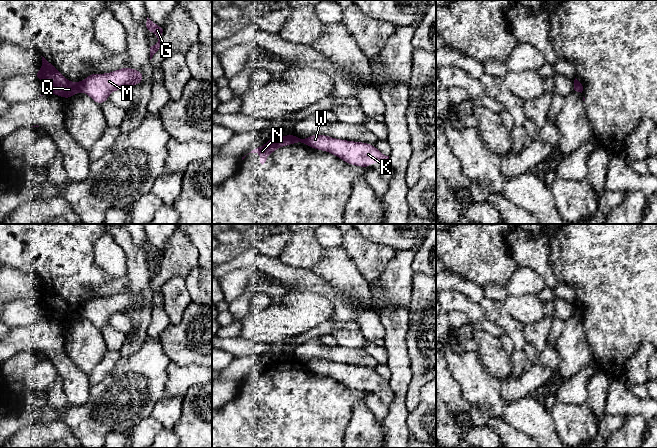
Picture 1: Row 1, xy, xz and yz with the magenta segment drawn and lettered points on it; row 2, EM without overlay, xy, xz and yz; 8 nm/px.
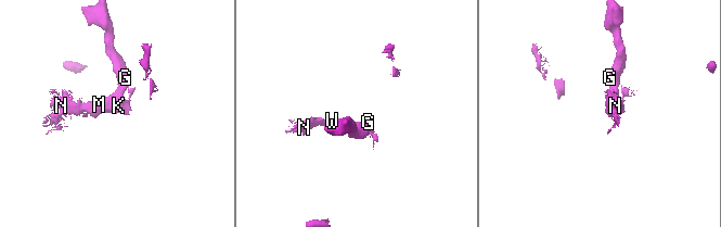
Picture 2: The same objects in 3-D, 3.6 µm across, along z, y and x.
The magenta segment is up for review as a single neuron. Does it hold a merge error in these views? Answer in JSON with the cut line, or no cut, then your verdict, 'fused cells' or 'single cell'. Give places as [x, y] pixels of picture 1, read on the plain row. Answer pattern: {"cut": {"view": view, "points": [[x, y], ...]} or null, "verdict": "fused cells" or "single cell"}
{"cut": {"view": "xy", "points": [[82, 305], [80, 314]]}, "verdict": "fused cells"}

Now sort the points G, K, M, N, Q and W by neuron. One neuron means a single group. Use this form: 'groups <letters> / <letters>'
groups G K M W / N Q

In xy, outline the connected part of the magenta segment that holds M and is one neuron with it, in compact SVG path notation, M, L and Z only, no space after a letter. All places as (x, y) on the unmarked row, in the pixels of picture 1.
M122 291L110 297L90 298L82 305L81 315L100 329L108 325L111 316L126 315L134 309L141 308L143 303L144 299L141 295Z

